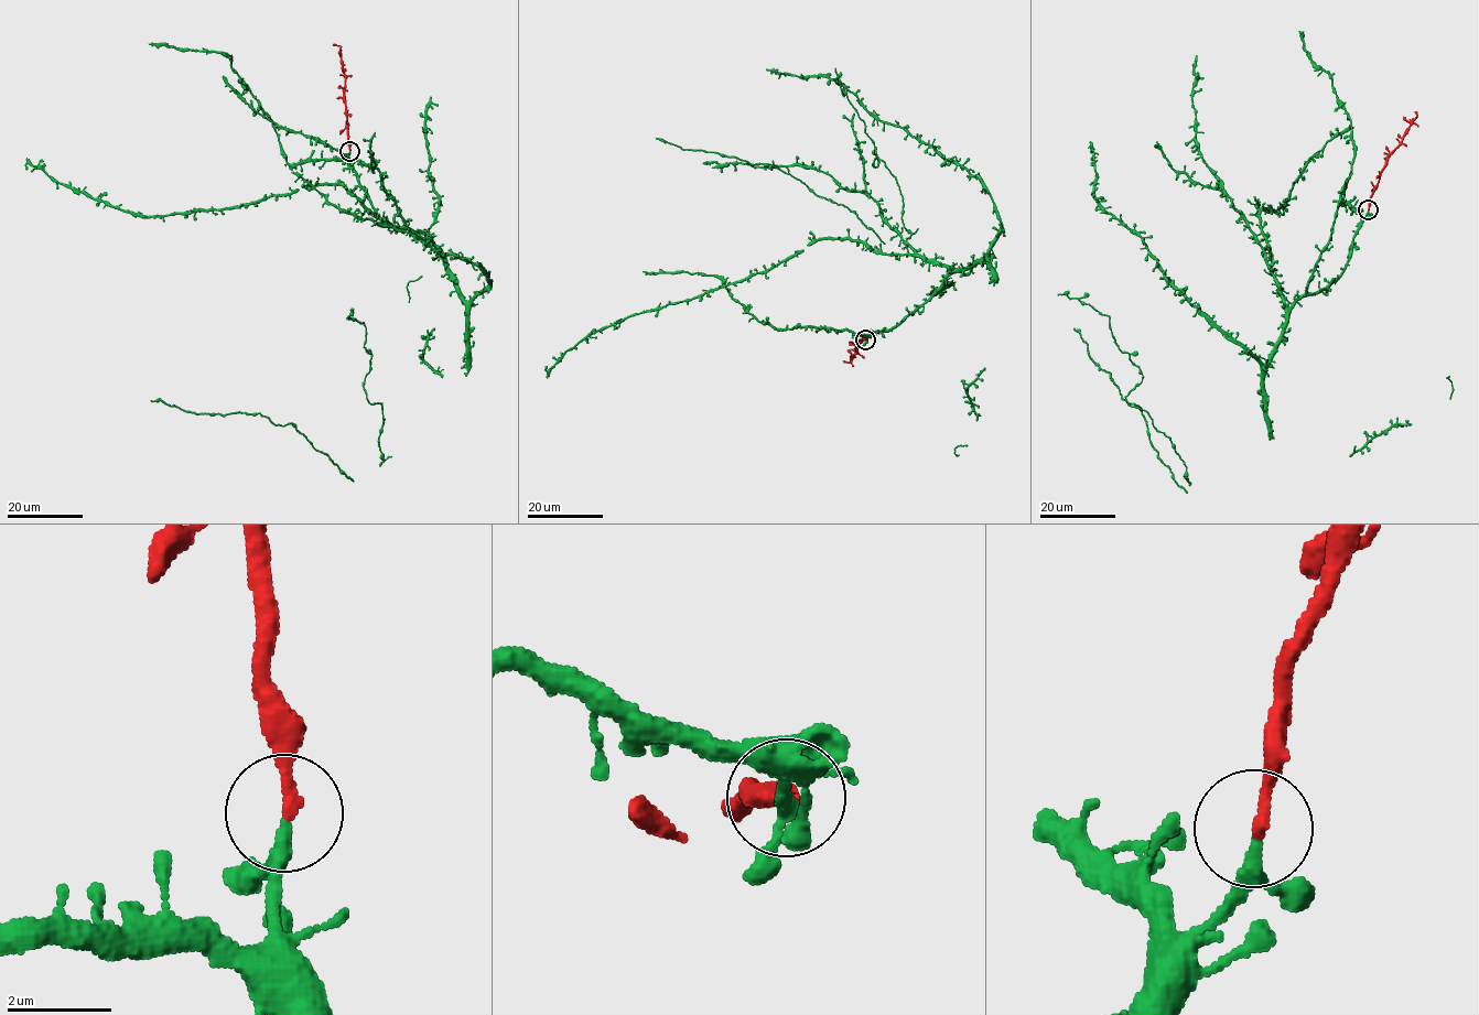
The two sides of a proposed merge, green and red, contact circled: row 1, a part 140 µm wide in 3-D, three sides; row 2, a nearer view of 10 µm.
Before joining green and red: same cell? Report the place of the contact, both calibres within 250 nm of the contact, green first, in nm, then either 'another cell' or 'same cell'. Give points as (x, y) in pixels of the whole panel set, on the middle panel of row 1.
(865, 339) | 200/220 nm | same cell

